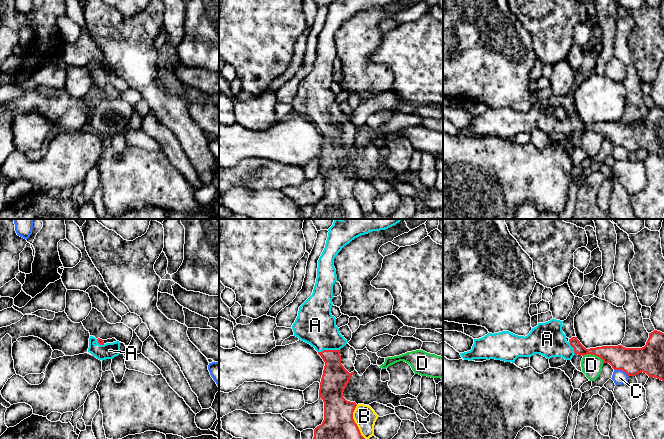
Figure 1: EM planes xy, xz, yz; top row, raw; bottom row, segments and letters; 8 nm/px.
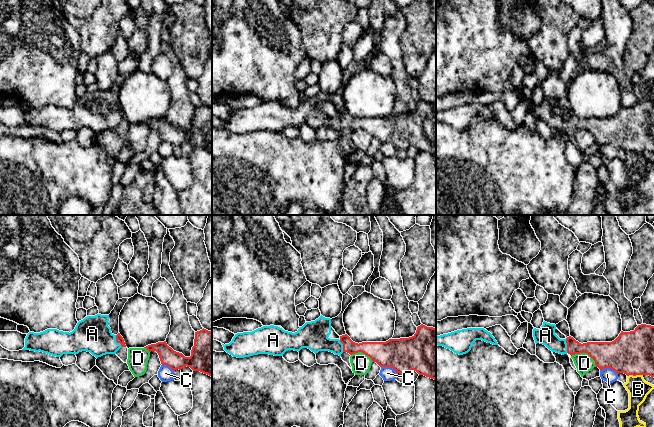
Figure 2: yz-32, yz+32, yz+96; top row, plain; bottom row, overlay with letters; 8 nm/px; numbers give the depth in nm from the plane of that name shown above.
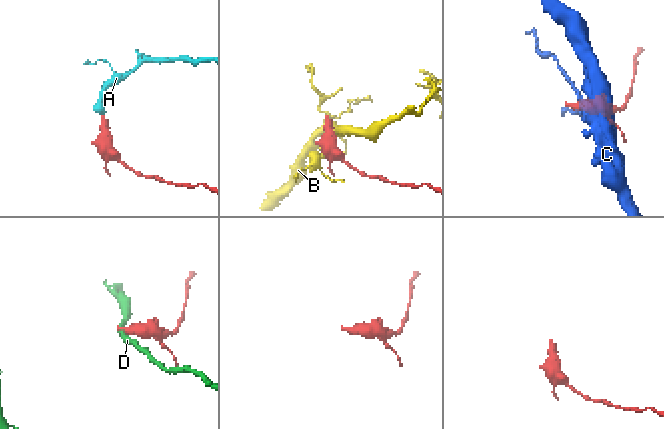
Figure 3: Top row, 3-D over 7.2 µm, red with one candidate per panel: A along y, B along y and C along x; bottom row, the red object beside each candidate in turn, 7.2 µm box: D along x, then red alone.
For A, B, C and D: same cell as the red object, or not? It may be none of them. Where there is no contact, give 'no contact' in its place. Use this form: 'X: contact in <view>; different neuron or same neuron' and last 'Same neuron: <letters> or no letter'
A: contact in xz; same neuron
B: contact in xz; different neuron
C: contact in yz; different neuron
D: contact in yz; different neuron
Same neuron: A

